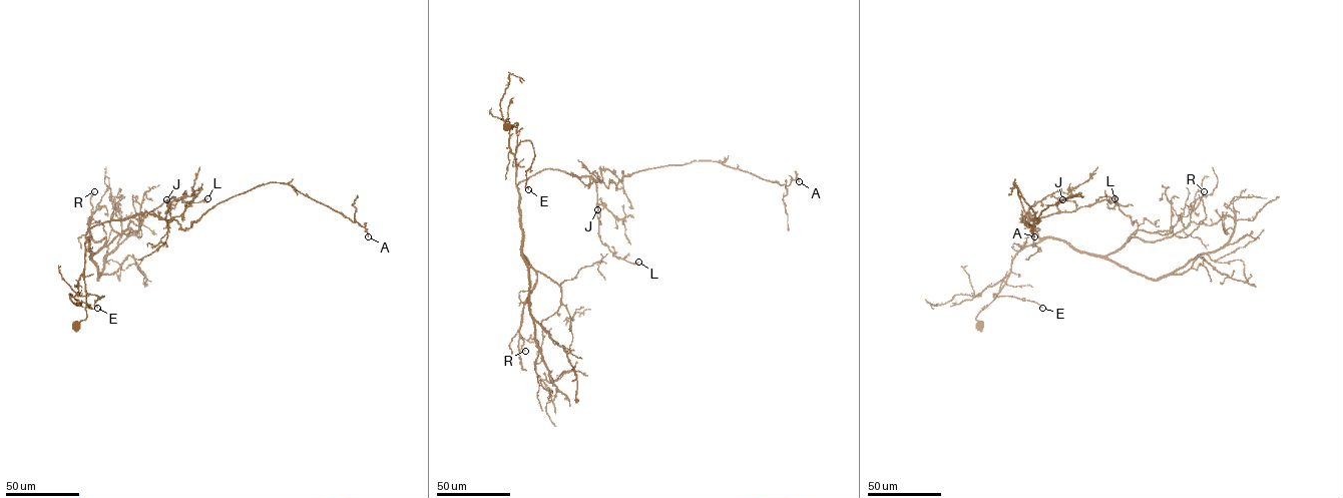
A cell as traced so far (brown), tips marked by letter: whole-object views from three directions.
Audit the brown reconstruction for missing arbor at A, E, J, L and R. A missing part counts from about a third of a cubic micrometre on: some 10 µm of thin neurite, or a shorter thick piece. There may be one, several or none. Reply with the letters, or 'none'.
none

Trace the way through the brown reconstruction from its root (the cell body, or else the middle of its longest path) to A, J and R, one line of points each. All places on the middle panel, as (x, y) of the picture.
A: (507, 127), (518, 124), (517, 187), (548, 168), (607, 187), (641, 170), (698, 160), (781, 184), (799, 181)
J: (507, 127), (518, 124), (517, 187), (520, 182), (548, 168), (588, 176), (596, 185), (600, 223), (597, 209)
R: (507, 127), (518, 124), (515, 184), (521, 254), (536, 275), (519, 331), (525, 351)

